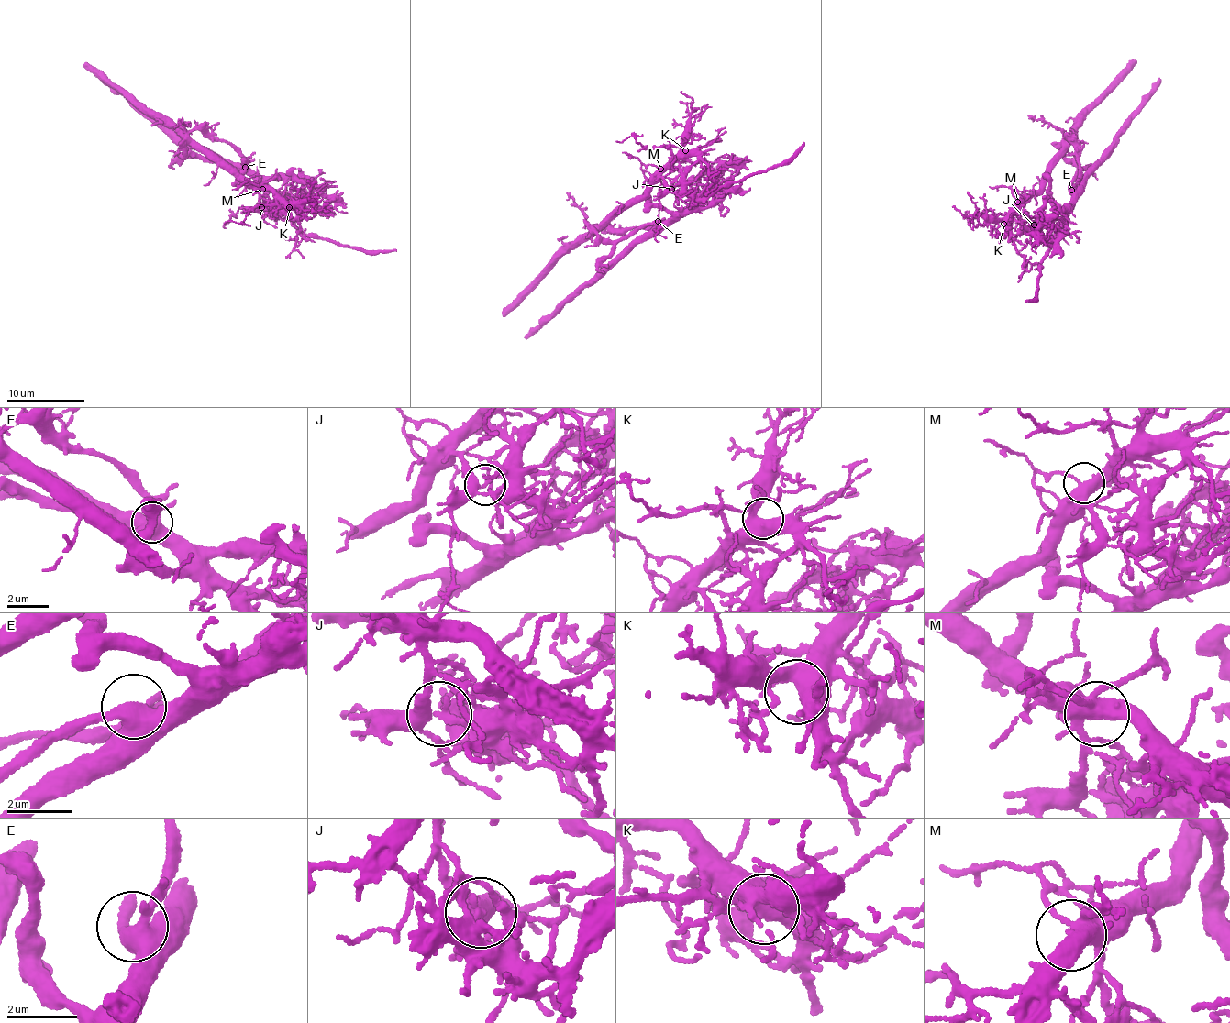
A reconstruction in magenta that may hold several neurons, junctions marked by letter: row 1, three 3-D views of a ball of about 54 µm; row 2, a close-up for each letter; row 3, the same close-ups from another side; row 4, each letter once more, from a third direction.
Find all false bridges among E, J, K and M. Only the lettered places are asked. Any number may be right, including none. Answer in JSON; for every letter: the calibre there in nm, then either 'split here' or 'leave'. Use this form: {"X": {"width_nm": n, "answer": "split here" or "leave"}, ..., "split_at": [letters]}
{"E": {"width_nm": 440, "answer": "leave"}, "J": {"width_nm": 280, "answer": "split here"}, "K": {"width_nm": 500, "answer": "leave"}, "M": {"width_nm": 420, "answer": "leave"}, "split_at": ["J"]}

